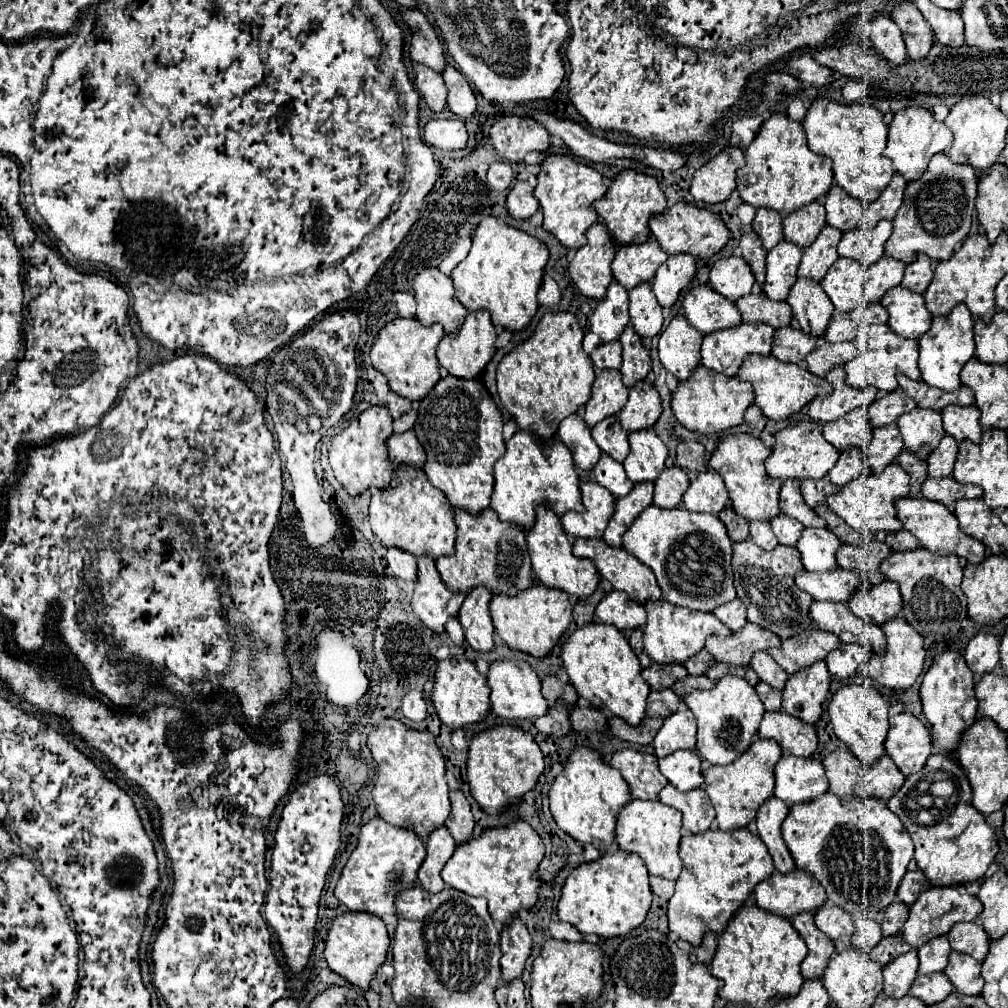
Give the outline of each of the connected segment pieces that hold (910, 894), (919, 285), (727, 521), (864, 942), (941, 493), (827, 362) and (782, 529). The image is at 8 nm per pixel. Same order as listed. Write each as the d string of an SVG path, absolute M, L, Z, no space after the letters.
M917 868L917 870L907 870L907 874L903 876L901 884L899 884L899 892L897 892L897 898L905 904L913 904L919 896L919 892L927 886L927 880L925 880L925 874Z
M919 252L917 260L915 260L913 264L907 264L901 286L903 286L903 288L909 288L909 290L913 290L913 292L923 294L923 292L927 290L927 284L929 284L931 278L933 278L931 264L933 264L931 258L927 258L927 256L923 256L923 254Z
M723 508L723 512L719 514L721 522L727 526L729 538L739 542L739 540L747 540L749 538L749 522L745 518L741 518L739 514L735 514L733 508Z
M869 916L859 918L855 922L855 926L857 926L857 930L853 934L853 946L861 948L861 952L869 954L875 948L875 944L883 938L881 927L873 918L869 918Z
M945 476L941 480L927 478L921 484L921 494L925 498L929 498L929 500L935 500L935 502L945 504L949 510L953 508L953 504L959 498L977 498L977 496L983 496L983 492L981 492L979 486L975 486L975 484L959 484L951 476Z
M825 342L817 346L811 356L807 356L807 370L811 370L815 376L825 376L831 366L845 364L847 360L855 358L857 350L851 342Z
M785 514L775 516L775 520L771 520L771 526L779 544L787 544L787 546L795 546L803 530L803 524L799 524L795 518L789 518Z

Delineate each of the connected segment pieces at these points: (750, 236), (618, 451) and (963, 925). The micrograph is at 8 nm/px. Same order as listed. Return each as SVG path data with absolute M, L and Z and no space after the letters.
M741 228L741 240L739 240L737 252L749 262L757 282L763 284L765 282L765 256L767 256L767 252L761 246L761 240L753 230L745 232L745 228Z
M607 416L607 420L595 424L591 432L593 440L605 454L613 456L617 462L625 460L625 456L629 454L629 442L627 442L627 432L623 432L623 426L619 424L617 416Z
M959 922L947 934L951 948L963 954L973 956L975 960L983 960L989 950L989 936L979 928L977 922Z

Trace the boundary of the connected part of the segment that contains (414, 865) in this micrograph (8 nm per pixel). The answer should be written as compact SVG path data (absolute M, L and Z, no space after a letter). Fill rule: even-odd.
M381 816L371 818L361 826L357 836L357 848L351 852L339 880L335 886L335 896L349 910L371 912L375 916L395 914L395 896L413 886L417 880L417 870L425 858L425 844L415 836L415 832L399 826L387 824Z

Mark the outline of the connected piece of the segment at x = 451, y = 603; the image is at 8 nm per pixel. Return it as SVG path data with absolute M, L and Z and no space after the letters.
M431 556L417 558L417 580L411 608L427 628L441 634L445 630L443 624L449 616L457 616L457 610L463 600L465 596L461 592L451 592L441 582L441 576L435 568L435 560L431 560Z

